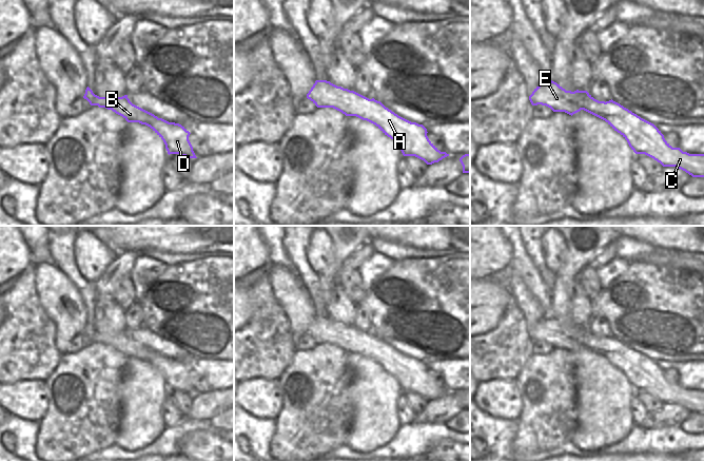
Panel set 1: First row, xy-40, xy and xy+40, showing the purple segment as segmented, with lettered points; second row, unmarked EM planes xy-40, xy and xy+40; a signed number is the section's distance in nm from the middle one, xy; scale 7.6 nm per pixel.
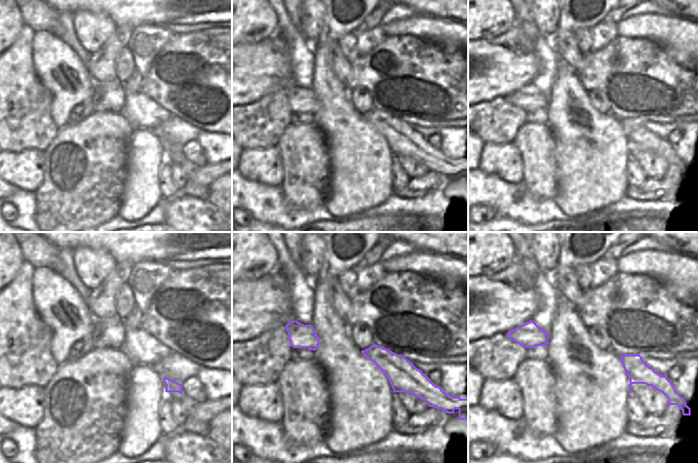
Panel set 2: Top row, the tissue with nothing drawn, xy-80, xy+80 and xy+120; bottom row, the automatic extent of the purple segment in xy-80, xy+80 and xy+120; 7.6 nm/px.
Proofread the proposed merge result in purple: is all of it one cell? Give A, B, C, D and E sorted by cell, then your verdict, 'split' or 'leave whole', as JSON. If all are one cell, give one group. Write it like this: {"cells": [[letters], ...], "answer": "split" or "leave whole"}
{"cells": [["A", "B", "C", "D", "E"]], "answer": "leave whole"}

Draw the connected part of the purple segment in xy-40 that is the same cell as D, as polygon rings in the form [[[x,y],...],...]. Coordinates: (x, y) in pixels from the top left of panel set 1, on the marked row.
[[[87,86],[83,96],[91,105],[112,110],[128,122],[139,122],[150,127],[164,142],[168,154],[179,154],[197,158],[189,140],[190,132],[179,123],[169,122],[133,104],[128,95],[122,97],[99,97]]]

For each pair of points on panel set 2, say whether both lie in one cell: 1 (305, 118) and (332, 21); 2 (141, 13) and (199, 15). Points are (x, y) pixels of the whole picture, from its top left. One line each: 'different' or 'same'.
1: different
2: same

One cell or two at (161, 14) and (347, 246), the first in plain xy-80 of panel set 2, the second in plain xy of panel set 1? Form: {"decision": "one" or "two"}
{"decision": "two"}

